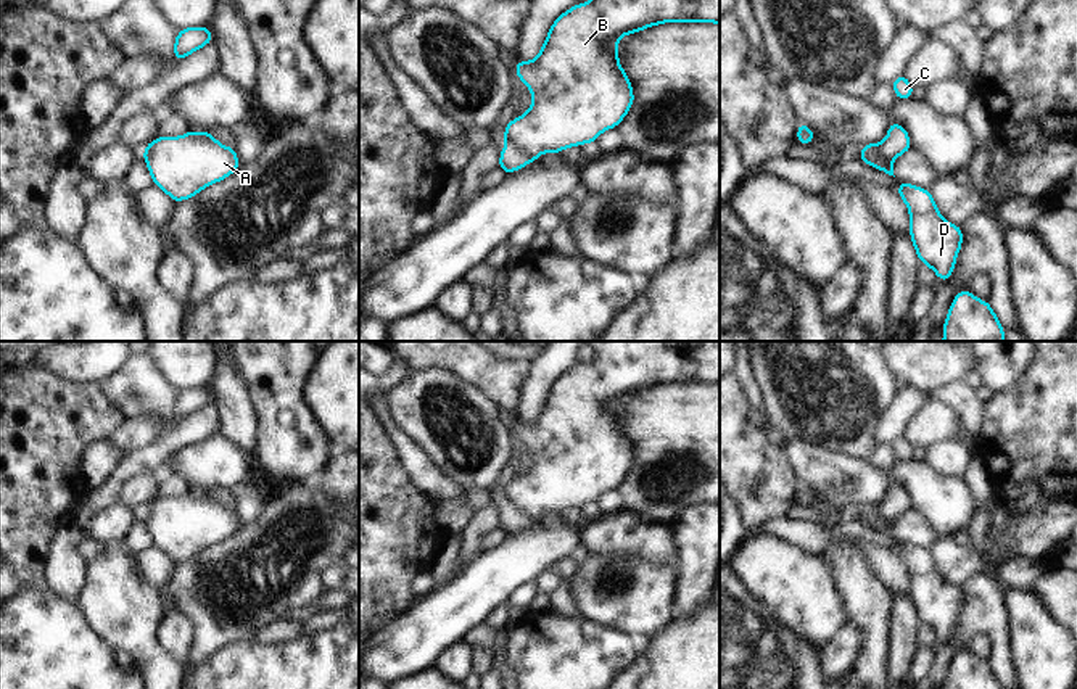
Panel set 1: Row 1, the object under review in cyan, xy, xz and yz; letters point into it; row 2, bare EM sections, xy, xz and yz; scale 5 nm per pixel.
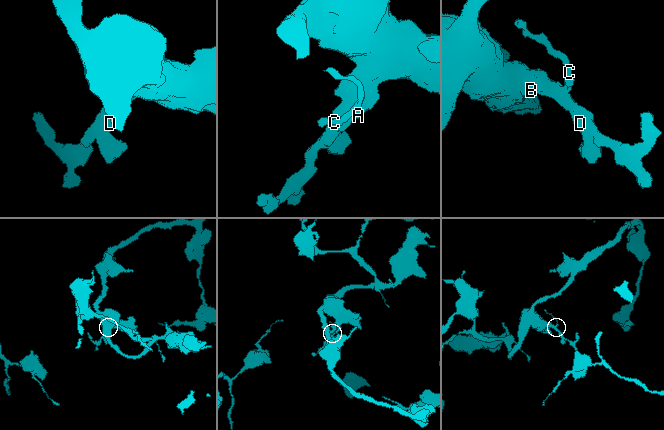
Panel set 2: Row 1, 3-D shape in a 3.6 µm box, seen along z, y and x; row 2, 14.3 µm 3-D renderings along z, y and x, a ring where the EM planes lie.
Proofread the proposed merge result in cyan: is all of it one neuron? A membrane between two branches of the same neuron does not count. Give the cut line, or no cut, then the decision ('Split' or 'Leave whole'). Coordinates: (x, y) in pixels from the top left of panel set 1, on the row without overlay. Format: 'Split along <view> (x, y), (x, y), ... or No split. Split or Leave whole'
Split along xz (506, 501), (528, 522). Split

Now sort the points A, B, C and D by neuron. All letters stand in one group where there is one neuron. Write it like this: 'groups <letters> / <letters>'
groups A B D / C

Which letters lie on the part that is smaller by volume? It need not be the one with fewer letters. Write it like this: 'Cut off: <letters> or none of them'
Cut off: C

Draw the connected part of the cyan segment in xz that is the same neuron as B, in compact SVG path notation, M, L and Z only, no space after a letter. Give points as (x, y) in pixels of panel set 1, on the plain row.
M586 341L594 349L594 359L588 364L576 364L565 373L562 373L551 386L549 394L541 407L539 415L533 422L515 420L517 438L531 451L533 460L531 468L523 473L522 478L514 478L504 488L504 499L512 507L520 510L528 523L536 523L541 514L559 515L563 509L580 507L581 504L594 504L597 497L607 489L617 489L617 486L625 480L626 473L634 464L634 454L631 441L618 423L618 399L621 396L629 396L642 390L663 385L663 383L715 383L720 385L720 341Z

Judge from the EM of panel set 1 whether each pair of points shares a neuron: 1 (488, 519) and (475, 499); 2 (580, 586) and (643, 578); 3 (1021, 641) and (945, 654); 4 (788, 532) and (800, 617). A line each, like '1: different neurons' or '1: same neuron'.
1: different neurons
2: same neuron
3: different neurons
4: different neurons

